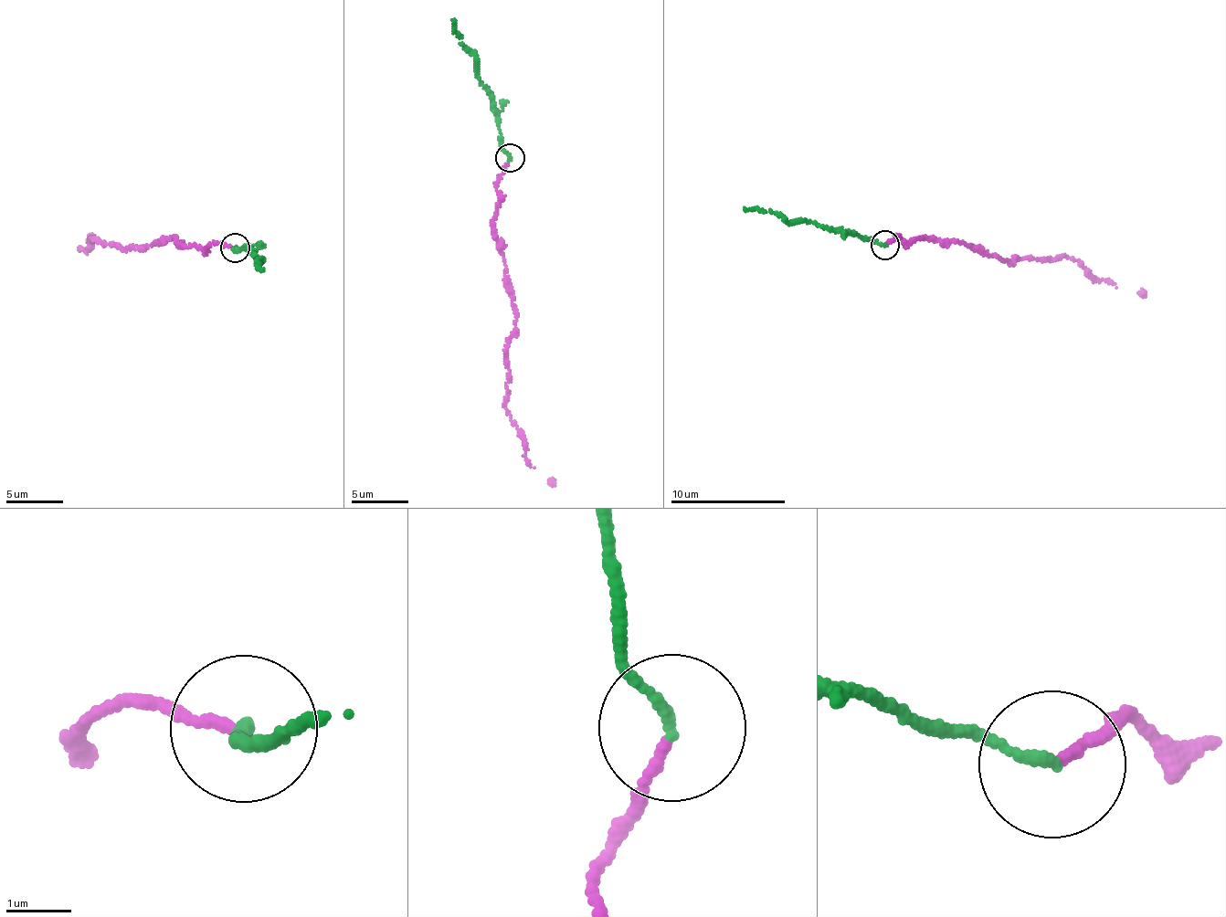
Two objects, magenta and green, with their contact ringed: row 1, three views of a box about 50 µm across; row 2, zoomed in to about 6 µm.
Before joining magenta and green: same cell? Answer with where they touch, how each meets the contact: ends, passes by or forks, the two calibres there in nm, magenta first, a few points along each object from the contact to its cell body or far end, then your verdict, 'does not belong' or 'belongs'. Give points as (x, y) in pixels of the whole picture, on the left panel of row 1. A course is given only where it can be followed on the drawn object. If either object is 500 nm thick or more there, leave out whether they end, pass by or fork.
at (235, 247); magenta ends there; green ends there; 140 nm thick on the magenta side, 150 nm on the other; magenta runs (232, 247), (216, 241), (185, 247), (174, 235), (125, 250), (92, 237), (87, 249), (79, 248), (94, 235); green runs (236, 248), (253, 251), (251, 253), (260, 261), (255, 260), (260, 268); belongs

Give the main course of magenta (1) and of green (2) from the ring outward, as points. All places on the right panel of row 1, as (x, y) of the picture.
1: (886, 244), (898, 237), (907, 241), (921, 238), (963, 241), (1003, 259), (1067, 256), (1093, 278), (1145, 294)
2: (884, 246), (871, 238), (835, 233), (812, 222), (791, 225), (770, 209), (744, 207)

